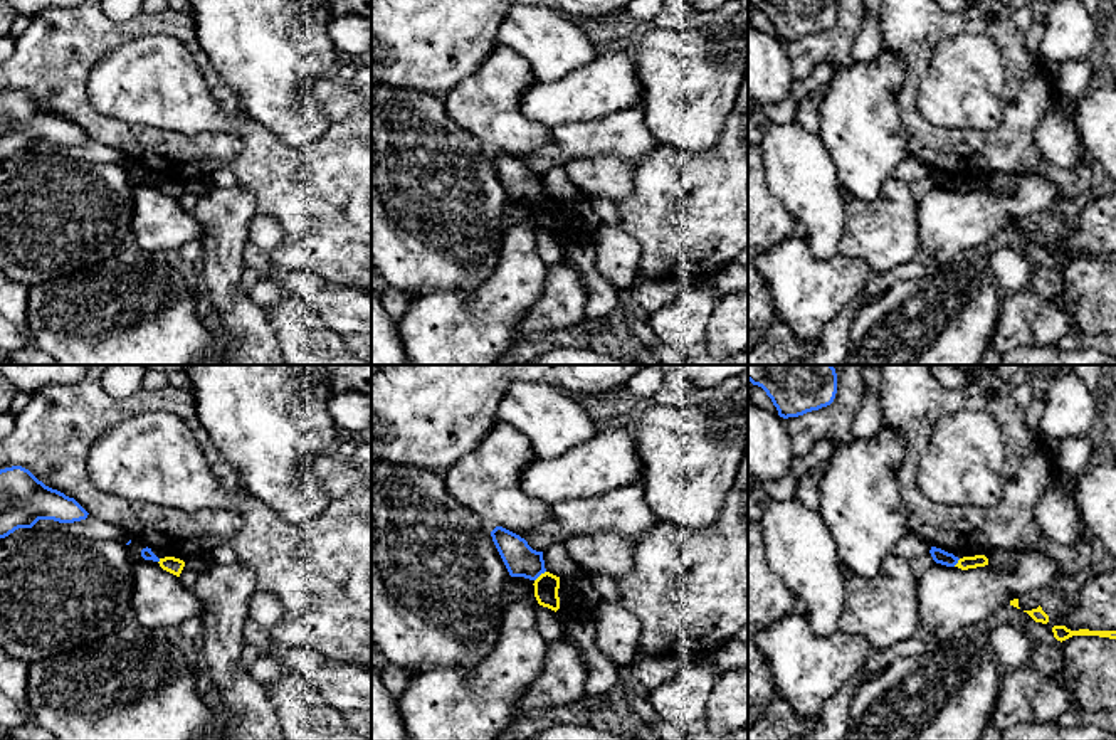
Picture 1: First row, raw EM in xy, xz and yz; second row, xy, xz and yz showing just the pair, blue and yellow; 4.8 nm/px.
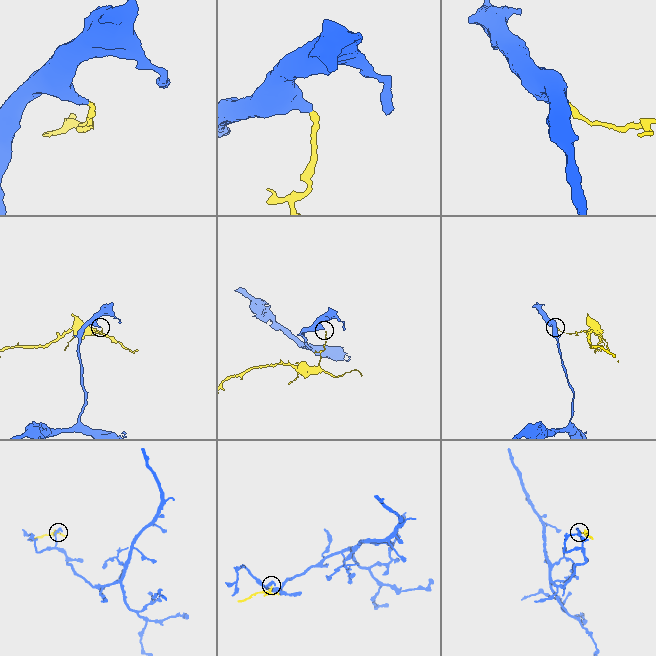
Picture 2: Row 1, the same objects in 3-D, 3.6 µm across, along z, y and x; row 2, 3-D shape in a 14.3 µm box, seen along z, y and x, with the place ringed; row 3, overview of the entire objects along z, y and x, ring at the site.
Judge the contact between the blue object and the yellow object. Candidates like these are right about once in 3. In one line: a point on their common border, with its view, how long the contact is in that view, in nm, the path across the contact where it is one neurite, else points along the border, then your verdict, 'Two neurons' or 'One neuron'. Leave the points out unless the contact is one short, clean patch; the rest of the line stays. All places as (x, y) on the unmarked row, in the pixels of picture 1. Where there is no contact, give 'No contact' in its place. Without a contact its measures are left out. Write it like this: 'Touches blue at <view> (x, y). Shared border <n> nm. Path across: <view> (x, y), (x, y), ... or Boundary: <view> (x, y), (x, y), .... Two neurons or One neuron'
Touches blue at xz (540, 197). Shared border 80 nm. Boundary: xz (545, 194), (535, 204). Two neurons

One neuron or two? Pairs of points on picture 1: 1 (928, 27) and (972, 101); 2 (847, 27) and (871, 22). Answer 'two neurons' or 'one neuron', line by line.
1: two neurons
2: two neurons

